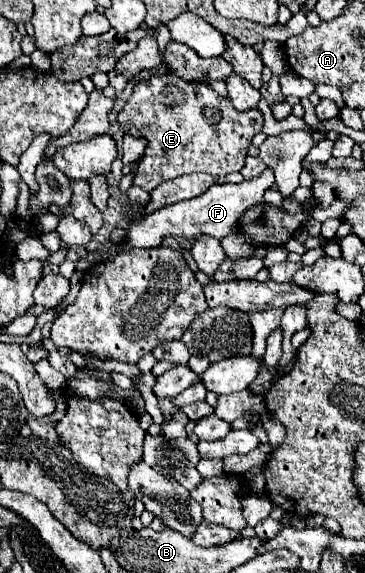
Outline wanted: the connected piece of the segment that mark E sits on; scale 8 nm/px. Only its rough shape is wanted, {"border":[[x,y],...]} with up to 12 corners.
{"border":[[155,74],[117,114],[149,146],[133,184],[239,172],[259,110]]}

